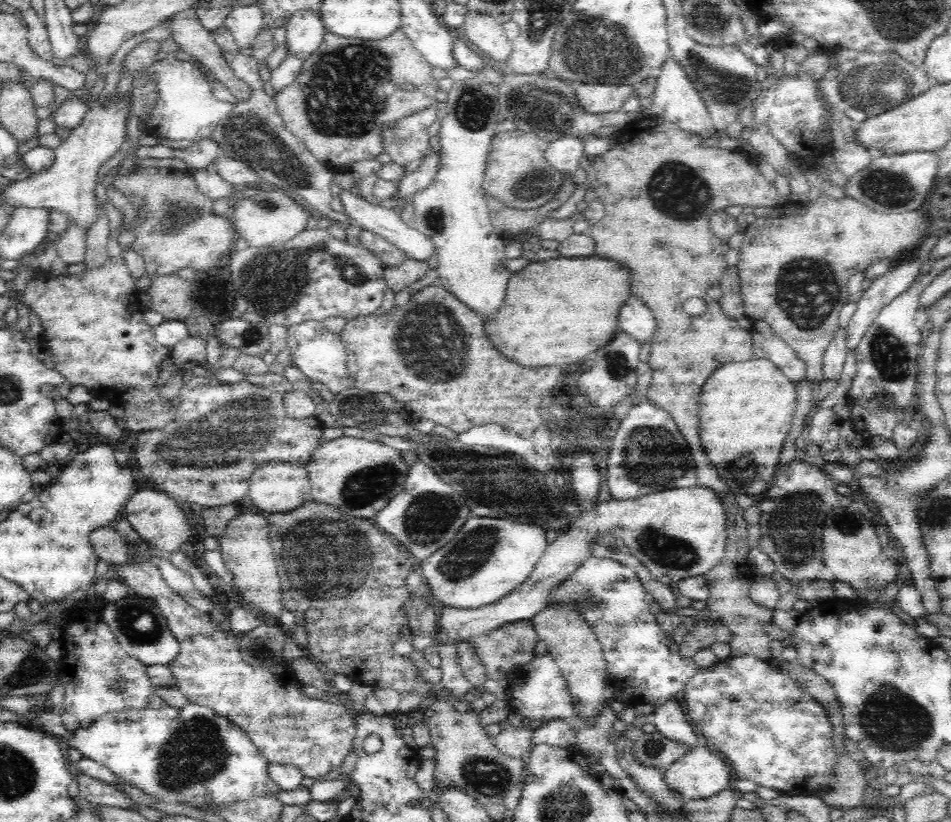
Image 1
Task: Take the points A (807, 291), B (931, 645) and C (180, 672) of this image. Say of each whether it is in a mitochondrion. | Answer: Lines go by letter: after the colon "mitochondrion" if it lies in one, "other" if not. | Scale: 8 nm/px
A: mitochondrion
B: other
C: other

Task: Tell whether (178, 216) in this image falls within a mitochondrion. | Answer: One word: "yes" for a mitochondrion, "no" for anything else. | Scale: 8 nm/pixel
yes

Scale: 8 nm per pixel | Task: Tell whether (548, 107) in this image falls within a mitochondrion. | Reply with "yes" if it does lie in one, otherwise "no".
yes

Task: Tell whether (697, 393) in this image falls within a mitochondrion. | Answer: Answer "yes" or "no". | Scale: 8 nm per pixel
no

